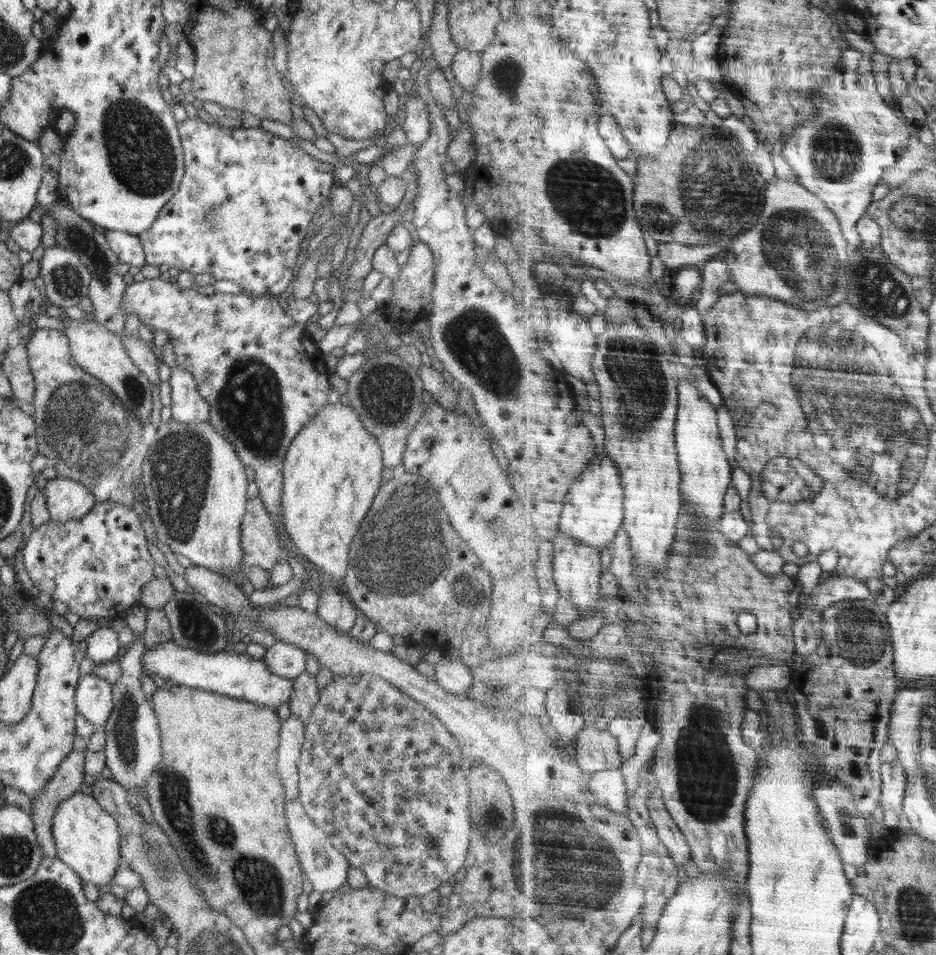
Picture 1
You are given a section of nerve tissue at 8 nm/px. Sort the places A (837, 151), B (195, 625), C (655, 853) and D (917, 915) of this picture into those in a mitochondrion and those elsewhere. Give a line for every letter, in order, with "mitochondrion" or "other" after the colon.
A: mitochondrion
B: mitochondrion
C: other
D: mitochondrion

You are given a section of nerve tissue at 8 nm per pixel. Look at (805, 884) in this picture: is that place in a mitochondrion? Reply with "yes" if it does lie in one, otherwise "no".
no

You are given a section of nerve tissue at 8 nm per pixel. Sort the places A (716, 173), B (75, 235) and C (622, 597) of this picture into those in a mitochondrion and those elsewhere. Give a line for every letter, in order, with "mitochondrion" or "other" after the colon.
A: mitochondrion
B: mitochondrion
C: other

